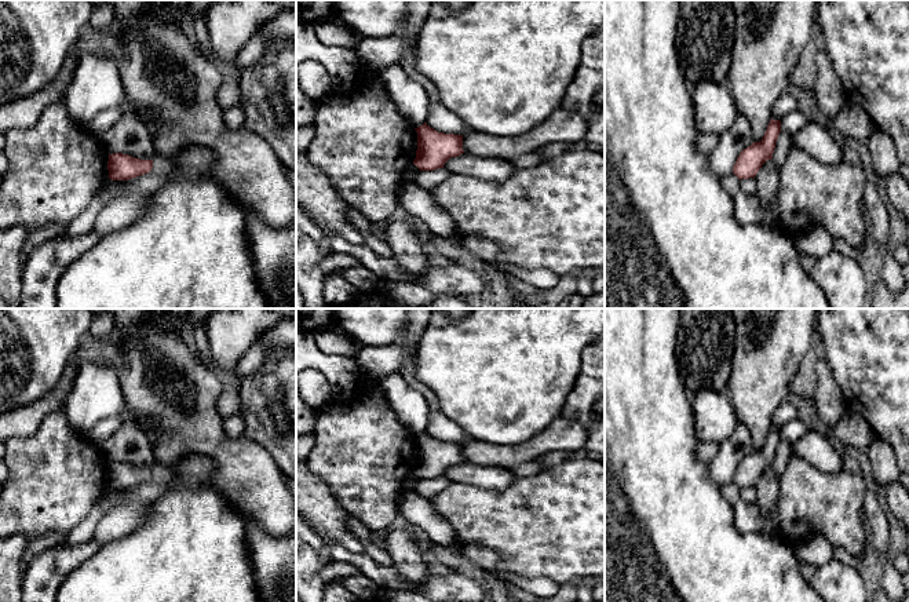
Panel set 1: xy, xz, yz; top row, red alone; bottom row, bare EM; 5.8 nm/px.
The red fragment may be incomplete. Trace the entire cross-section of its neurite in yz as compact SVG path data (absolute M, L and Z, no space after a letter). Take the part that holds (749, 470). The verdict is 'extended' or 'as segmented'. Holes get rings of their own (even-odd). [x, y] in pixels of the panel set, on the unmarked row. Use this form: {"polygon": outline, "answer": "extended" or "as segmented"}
{"polygon": "M770 428L764 445L744 457L733 475L733 482L741 488L755 486L762 474L773 467L775 450L781 441L781 430Z", "answer": "as segmented"}

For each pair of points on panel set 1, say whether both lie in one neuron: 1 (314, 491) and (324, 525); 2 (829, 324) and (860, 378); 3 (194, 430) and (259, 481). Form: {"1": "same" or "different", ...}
{"1": "same", "2": "same", "3": "same"}

